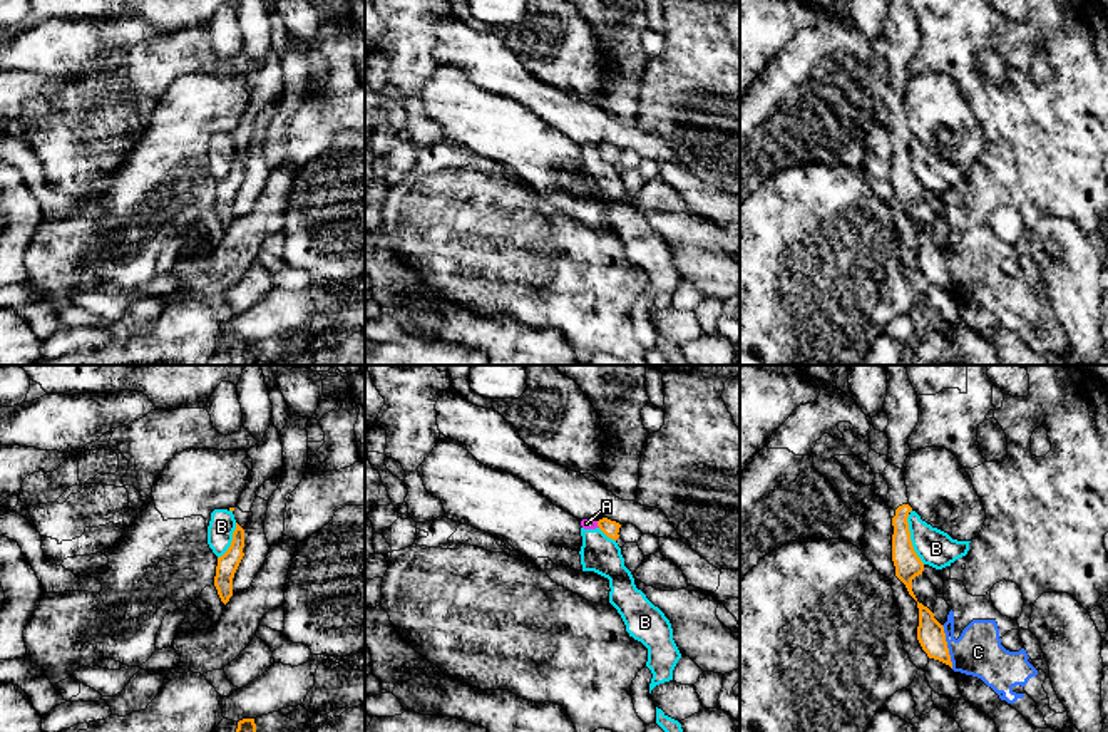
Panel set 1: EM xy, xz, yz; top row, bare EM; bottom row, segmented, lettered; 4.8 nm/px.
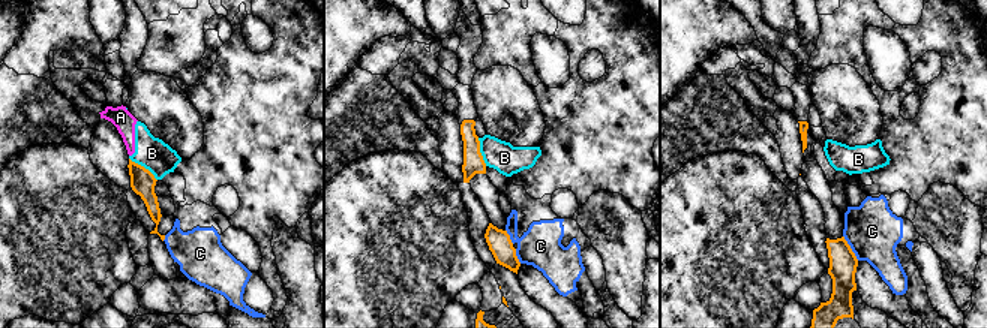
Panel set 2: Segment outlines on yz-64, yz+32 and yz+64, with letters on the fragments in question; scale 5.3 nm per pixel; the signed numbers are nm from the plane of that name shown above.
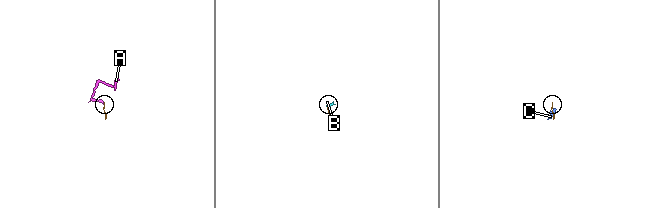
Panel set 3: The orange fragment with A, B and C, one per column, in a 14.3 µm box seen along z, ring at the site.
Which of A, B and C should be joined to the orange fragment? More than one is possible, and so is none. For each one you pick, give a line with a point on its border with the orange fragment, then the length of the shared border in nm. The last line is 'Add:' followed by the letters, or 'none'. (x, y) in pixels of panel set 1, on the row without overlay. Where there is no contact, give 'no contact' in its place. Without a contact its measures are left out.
Add: none

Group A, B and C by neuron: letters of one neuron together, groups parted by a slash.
A B / C

